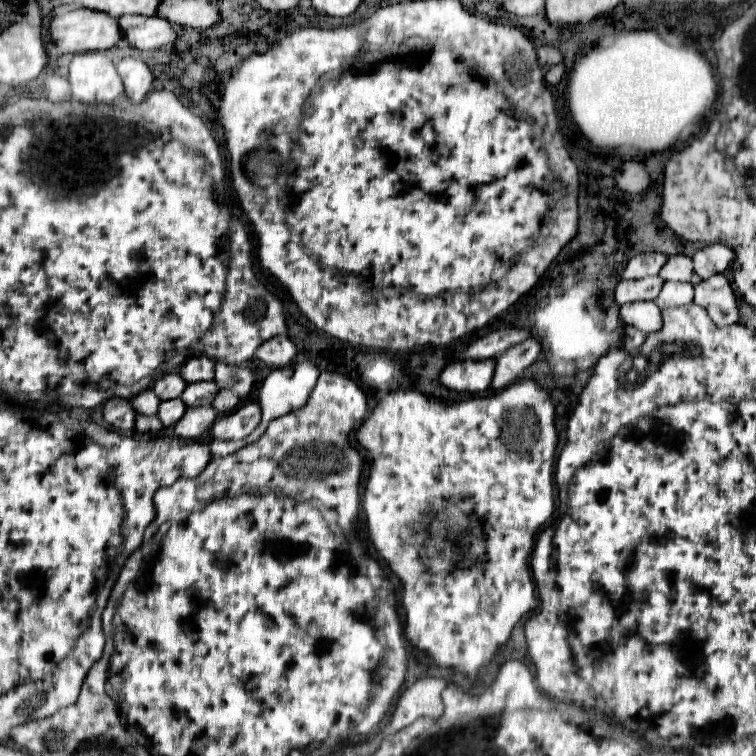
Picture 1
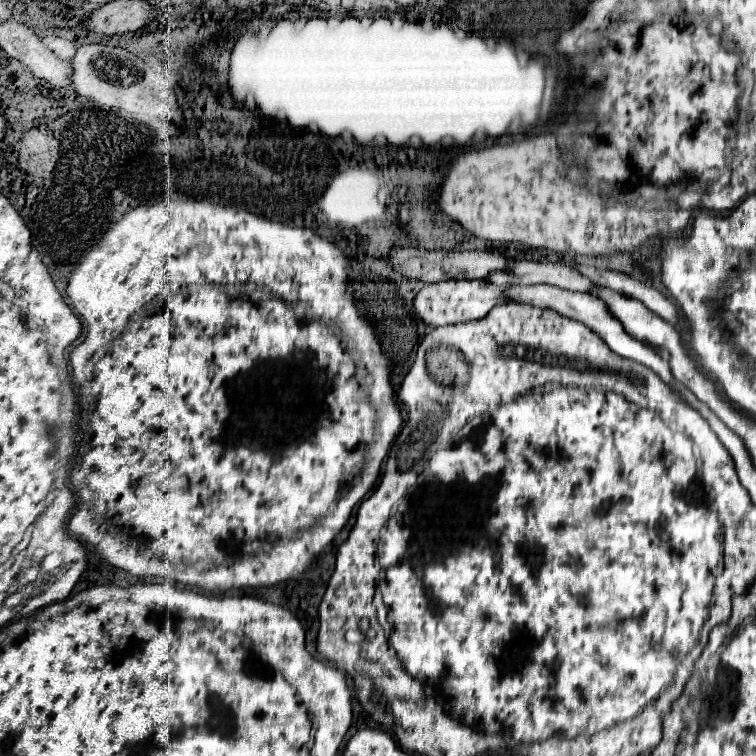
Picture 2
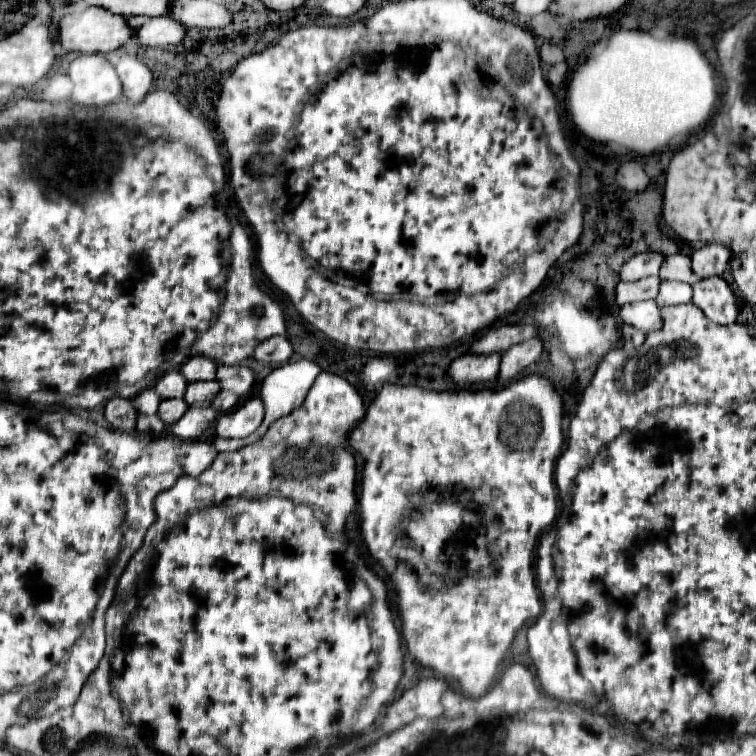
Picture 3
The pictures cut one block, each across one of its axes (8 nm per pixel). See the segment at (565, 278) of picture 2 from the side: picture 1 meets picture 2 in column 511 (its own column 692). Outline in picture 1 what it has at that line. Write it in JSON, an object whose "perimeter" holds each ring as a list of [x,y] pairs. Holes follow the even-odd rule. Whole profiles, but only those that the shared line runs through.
{"perimeter":[[[668,256],[666,266],[660,270],[662,280],[672,280],[672,282],[690,282],[698,284],[700,278],[692,270],[692,260],[688,256]]]}

